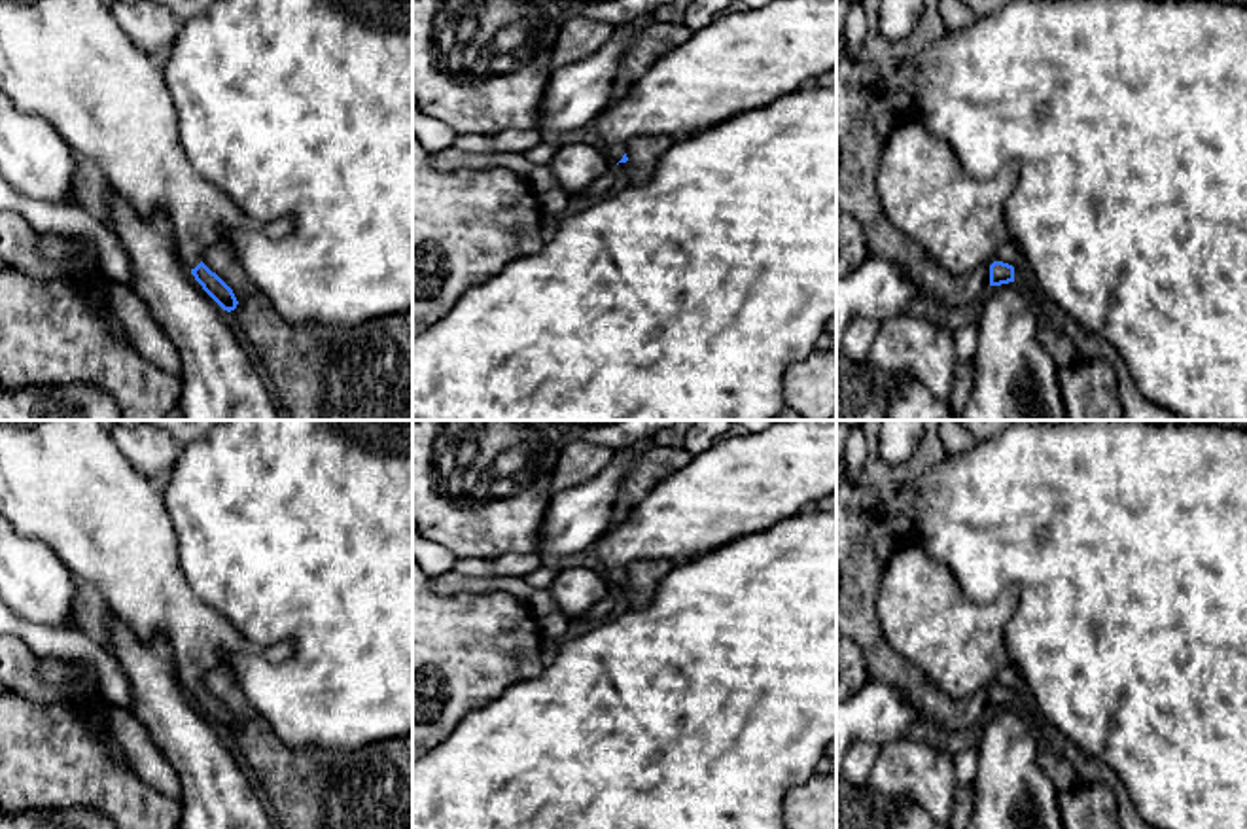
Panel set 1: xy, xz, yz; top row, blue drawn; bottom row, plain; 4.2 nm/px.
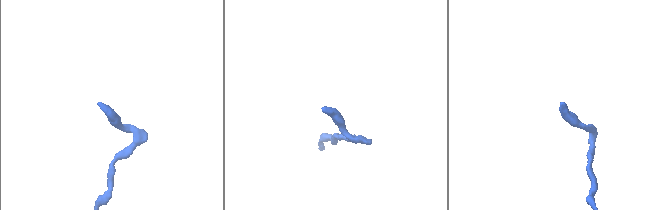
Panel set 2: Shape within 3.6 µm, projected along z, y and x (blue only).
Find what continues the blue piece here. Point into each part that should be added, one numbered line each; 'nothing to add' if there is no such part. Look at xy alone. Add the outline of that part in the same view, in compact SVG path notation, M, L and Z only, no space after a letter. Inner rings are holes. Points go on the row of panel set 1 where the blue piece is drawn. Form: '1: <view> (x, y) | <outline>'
1: xy (69, 61) | M0 0L0 93L19 110L44 117L76 153L97 163L110 185L144 216L163 212L170 221L176 252L189 271L221 240L225 229L255 227L271 238L293 229L291 218L254 225L221 185L193 168L180 142L163 62L123 32L102 0Z

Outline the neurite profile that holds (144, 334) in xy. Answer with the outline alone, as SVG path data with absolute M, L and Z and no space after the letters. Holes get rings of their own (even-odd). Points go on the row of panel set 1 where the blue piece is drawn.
M108 282L108 305L125 327L127 341L144 356L167 373L182 377L182 362L178 348L151 318L146 303L132 291L131 286Z

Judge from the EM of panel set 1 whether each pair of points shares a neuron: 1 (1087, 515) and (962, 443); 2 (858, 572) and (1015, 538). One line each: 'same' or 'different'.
1: different
2: different

